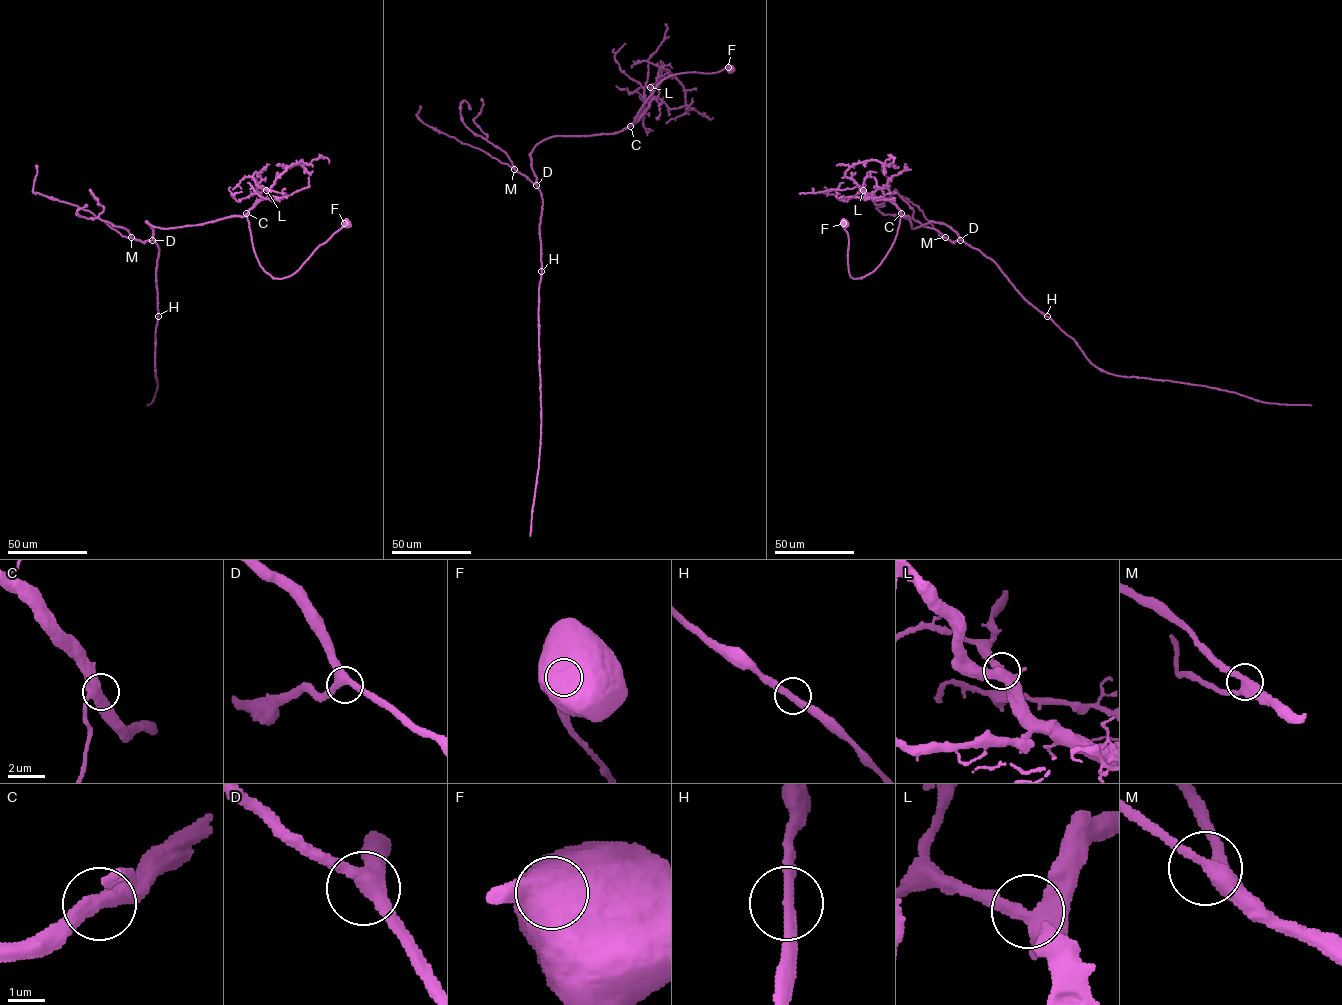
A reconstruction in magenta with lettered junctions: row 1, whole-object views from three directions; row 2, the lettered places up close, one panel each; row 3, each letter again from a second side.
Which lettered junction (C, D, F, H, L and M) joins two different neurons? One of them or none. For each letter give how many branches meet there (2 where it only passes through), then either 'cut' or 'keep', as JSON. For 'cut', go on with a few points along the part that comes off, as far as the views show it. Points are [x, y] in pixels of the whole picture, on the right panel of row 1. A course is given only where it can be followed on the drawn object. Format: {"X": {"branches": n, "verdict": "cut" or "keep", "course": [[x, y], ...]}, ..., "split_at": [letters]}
{"C": {"branches": 3, "verdict": "keep"}, "D": {"branches": 3, "verdict": "keep"}, "F": {"branches": 1, "verdict": "keep"}, "H": {"branches": 2, "verdict": "keep"}, "L": {"branches": 3, "verdict": "keep"}, "M": {"branches": 3, "verdict": "keep"}, "split_at": []}

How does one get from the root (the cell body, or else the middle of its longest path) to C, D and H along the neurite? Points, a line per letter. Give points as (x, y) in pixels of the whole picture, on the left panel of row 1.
C: (347, 224), (321, 244), (295, 272), (275, 278), (261, 267), (254, 253), (246, 213)
D: (347, 224), (295, 272), (281, 278), (273, 278), (259, 263), (247, 213), (169, 228), (147, 221), (152, 240)
H: (347, 224), (295, 272), (275, 278), (254, 253), (247, 213), (169, 228), (147, 221), (159, 248), (158, 316)

